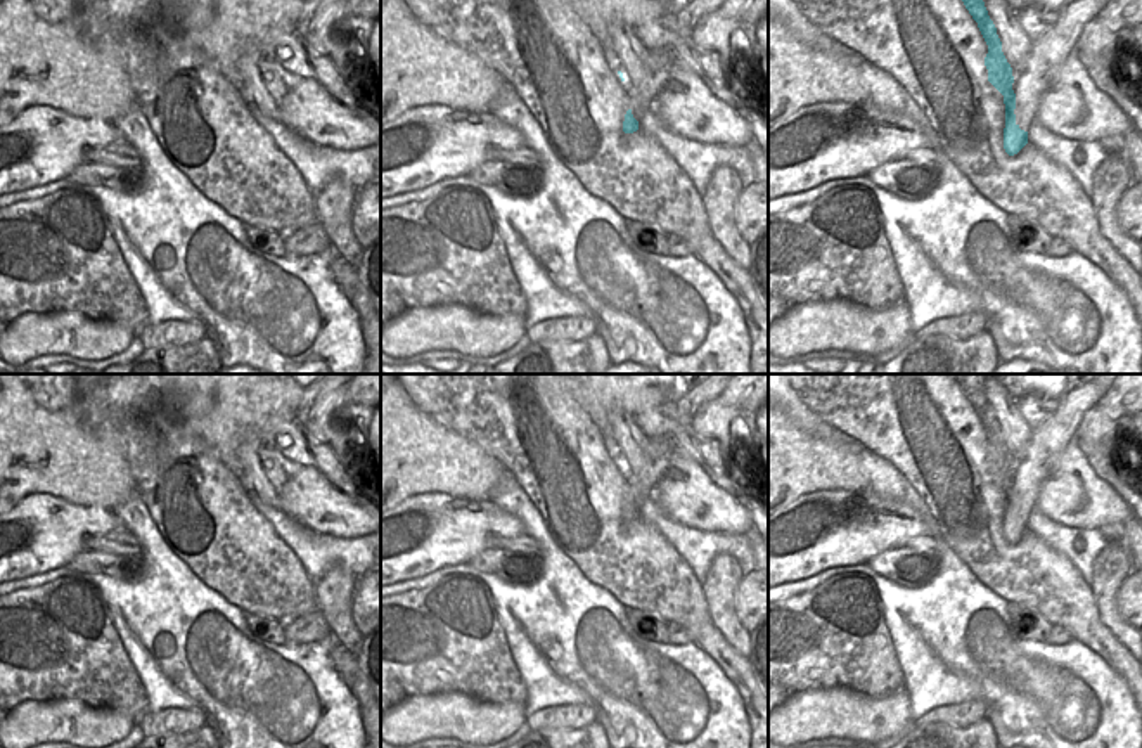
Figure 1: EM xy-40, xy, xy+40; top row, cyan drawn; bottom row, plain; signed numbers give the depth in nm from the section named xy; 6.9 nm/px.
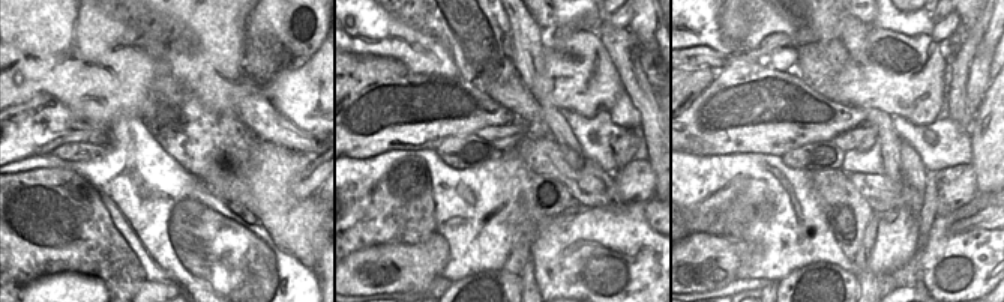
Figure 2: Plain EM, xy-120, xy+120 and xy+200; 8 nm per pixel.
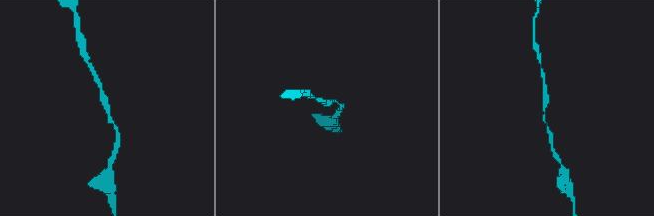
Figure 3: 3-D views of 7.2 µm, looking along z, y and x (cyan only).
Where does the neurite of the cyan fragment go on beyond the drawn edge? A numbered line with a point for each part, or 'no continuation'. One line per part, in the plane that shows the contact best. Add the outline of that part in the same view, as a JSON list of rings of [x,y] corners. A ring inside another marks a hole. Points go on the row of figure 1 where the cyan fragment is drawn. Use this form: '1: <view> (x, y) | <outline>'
no continuation

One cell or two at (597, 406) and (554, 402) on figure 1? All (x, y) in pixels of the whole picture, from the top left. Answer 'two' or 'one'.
two

